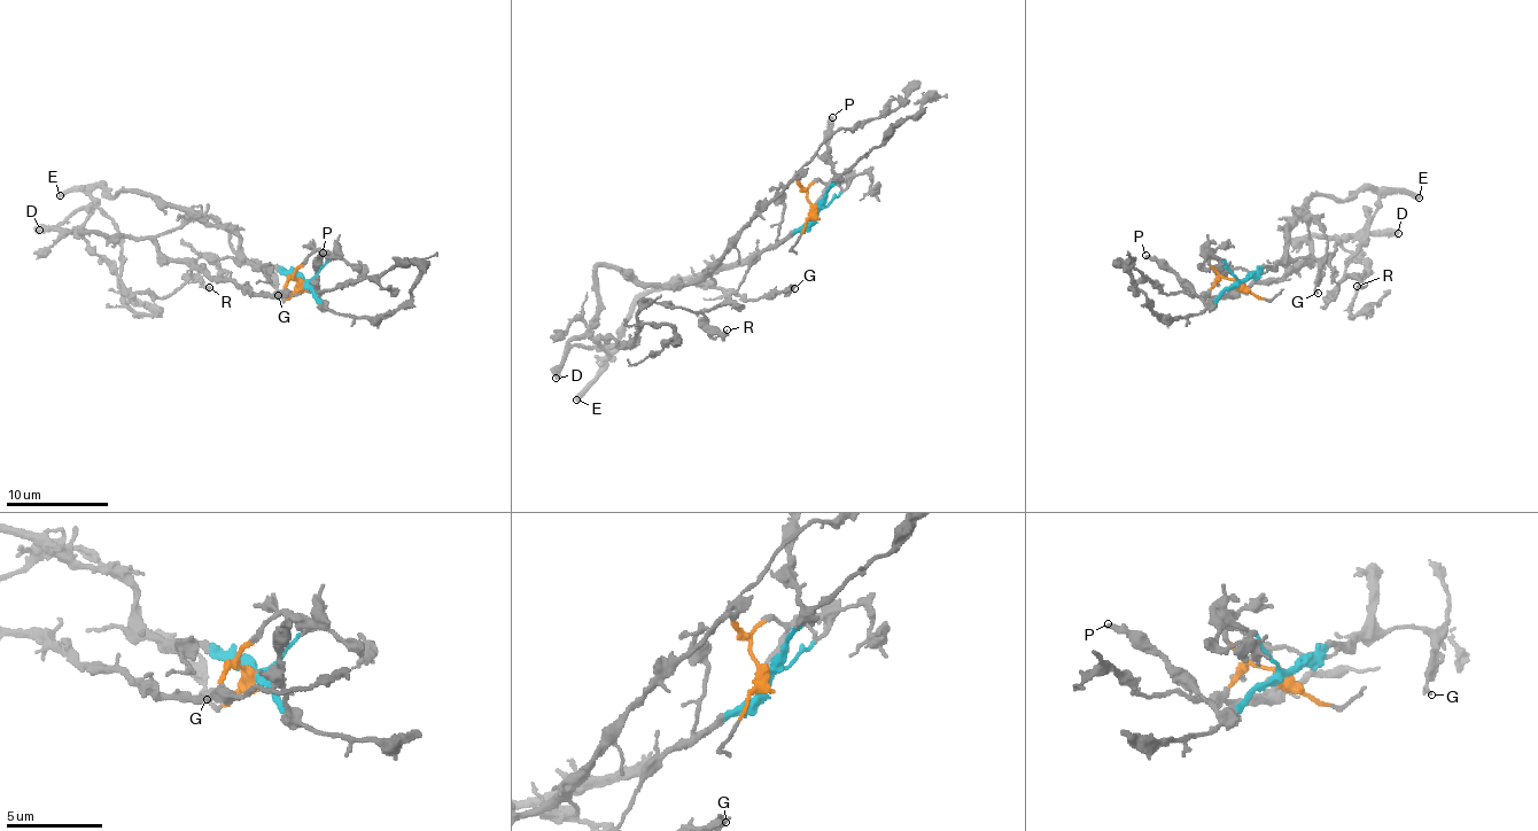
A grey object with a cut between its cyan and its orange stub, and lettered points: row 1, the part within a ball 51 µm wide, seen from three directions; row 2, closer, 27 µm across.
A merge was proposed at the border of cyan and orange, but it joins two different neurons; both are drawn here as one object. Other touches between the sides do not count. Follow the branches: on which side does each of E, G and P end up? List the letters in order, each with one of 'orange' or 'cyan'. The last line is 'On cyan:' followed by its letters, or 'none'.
E: cyan
G: orange
P: cyan
On cyan: E, P

